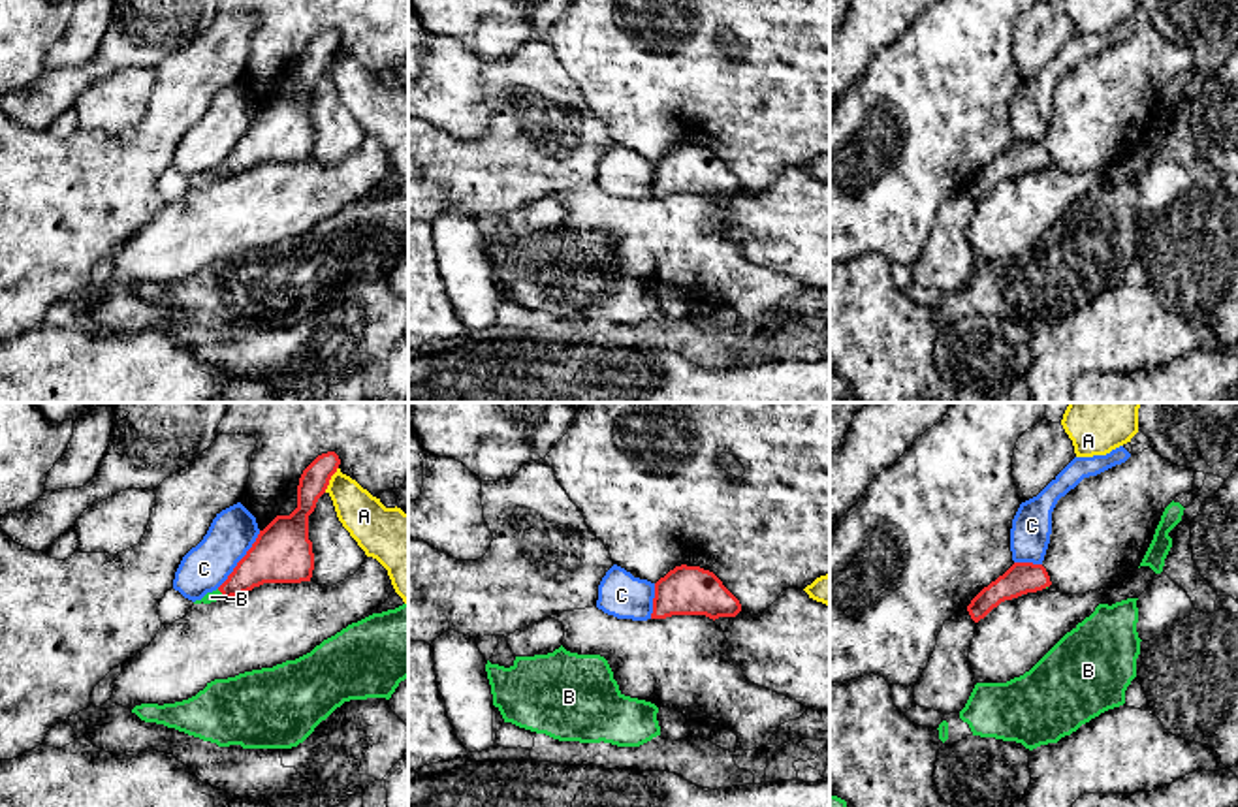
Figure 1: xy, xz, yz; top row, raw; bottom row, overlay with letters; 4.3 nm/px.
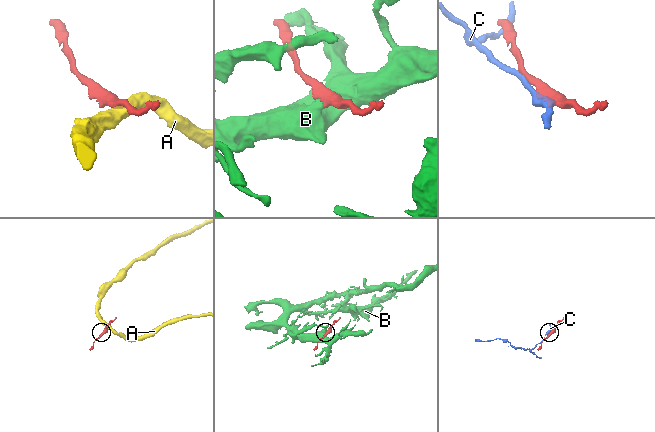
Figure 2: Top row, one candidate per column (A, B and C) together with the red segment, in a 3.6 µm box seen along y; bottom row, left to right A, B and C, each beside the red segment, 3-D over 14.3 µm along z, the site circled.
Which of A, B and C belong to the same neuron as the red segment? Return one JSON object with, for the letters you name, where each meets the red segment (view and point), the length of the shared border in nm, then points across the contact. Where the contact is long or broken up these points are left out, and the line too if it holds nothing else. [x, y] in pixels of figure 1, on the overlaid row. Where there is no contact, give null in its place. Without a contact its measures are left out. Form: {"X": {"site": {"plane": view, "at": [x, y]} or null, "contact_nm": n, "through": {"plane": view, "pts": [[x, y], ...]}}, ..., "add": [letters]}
{"B": {"site": {"plane": "xy", "at": [221, 591]}, "contact_nm": 50, "through": {"plane": "xy", "pts": [[269, 559], [221, 591], [211, 597]]}}, "add": ["B"]}

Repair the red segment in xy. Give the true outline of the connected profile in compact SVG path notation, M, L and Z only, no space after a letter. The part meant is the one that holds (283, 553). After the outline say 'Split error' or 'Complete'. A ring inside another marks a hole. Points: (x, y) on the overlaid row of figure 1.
M335 451L318 455L301 474L297 508L290 515L277 515L228 579L194 604L211 604L252 591L263 583L310 581L314 570L312 542L309 540L309 515L325 493L341 459Z. Split error

